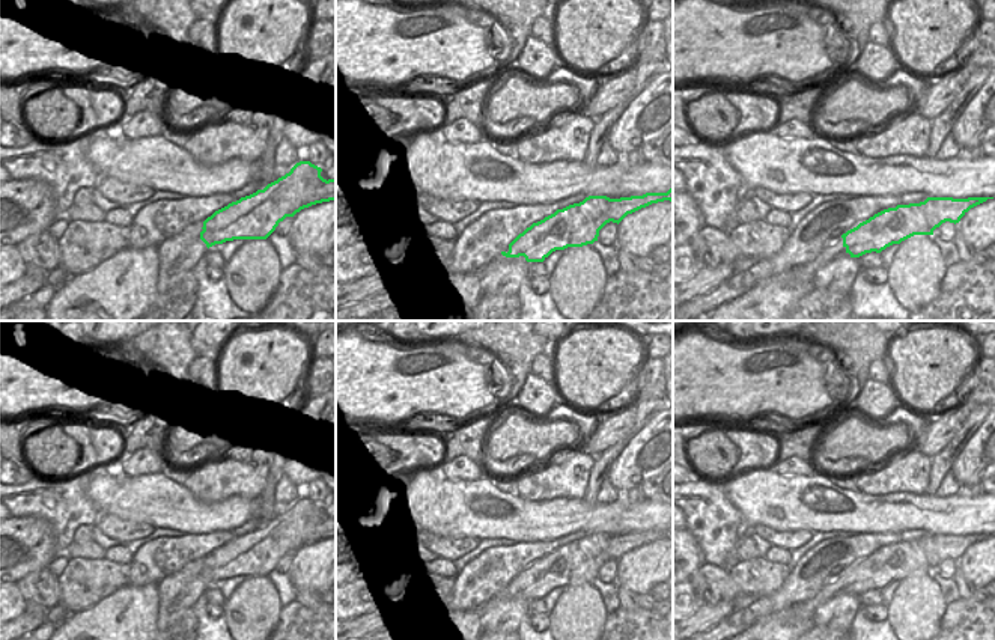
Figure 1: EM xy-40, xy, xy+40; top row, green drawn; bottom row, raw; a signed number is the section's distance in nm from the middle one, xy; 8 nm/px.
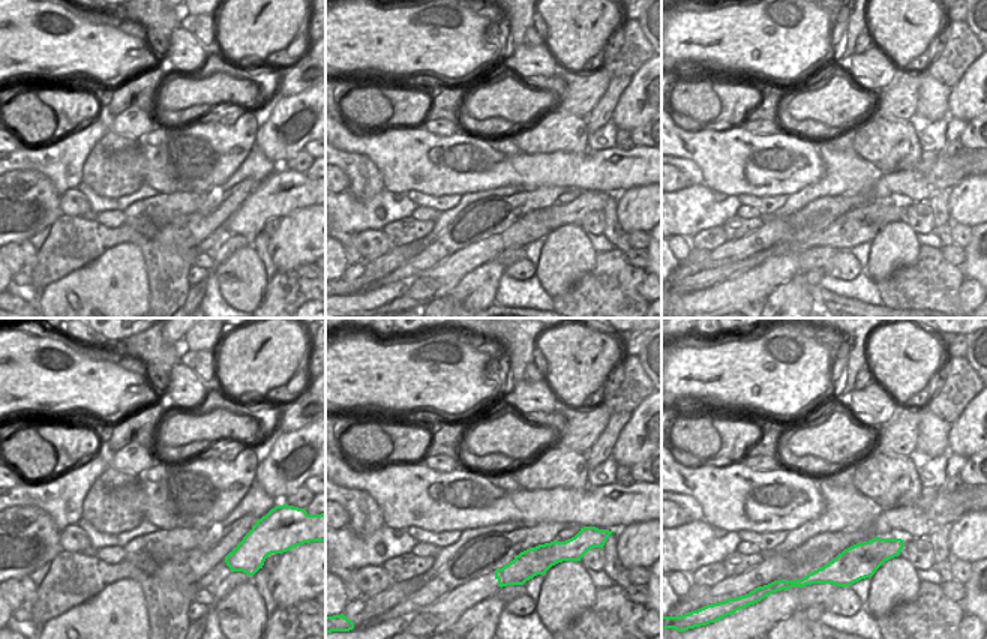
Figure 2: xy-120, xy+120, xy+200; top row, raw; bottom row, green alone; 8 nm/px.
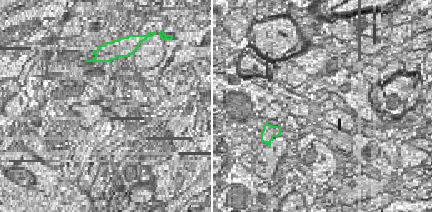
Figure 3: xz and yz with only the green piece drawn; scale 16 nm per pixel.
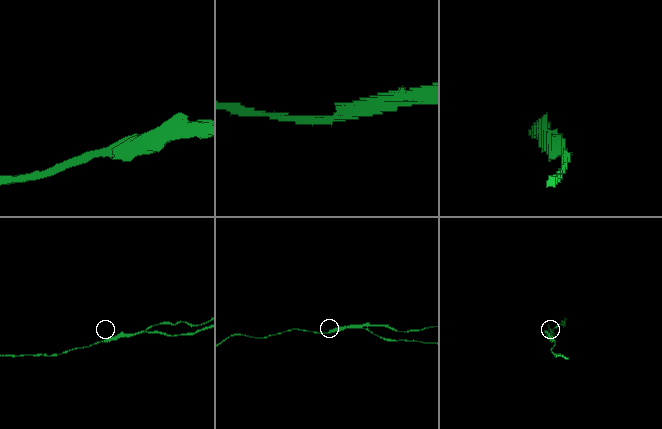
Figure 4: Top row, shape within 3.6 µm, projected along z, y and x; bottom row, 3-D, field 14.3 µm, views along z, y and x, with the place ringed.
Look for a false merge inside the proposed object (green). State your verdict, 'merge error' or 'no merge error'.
merge error

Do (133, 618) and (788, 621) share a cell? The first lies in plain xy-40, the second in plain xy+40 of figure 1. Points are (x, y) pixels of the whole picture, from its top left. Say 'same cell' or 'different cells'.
same cell

